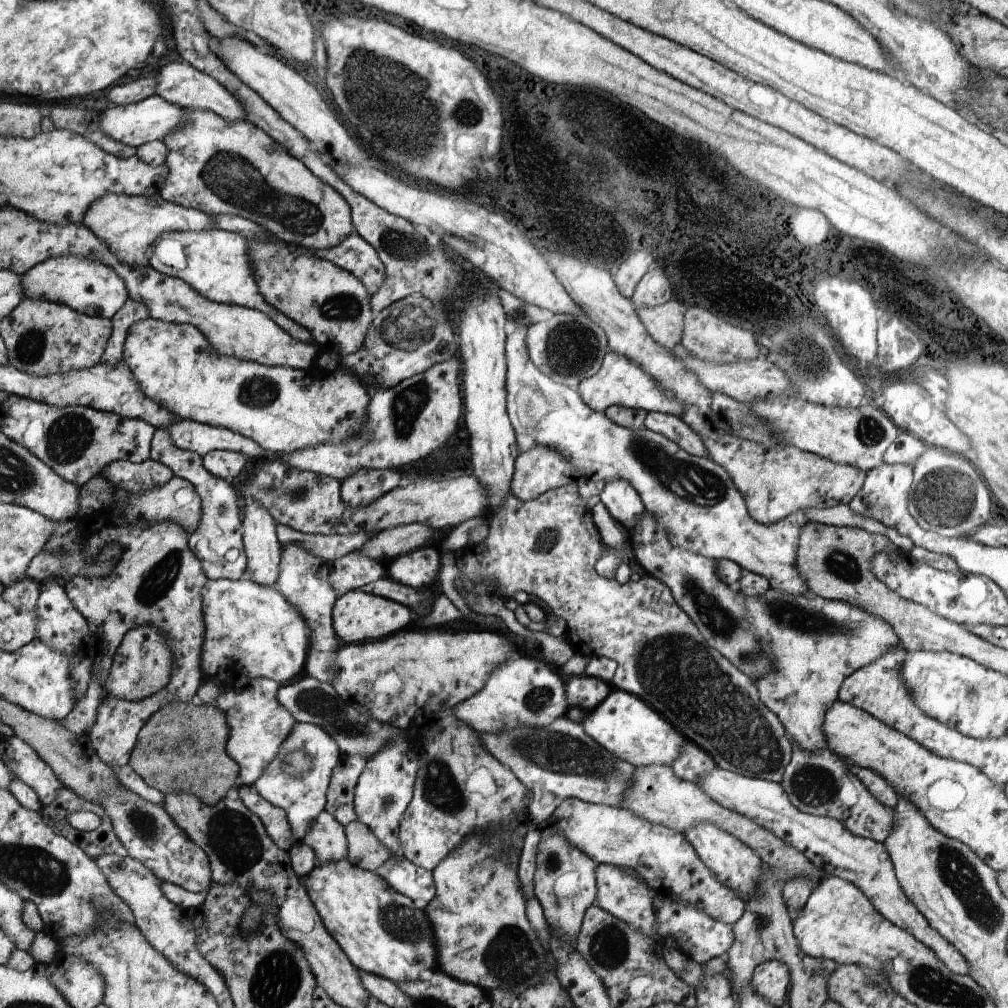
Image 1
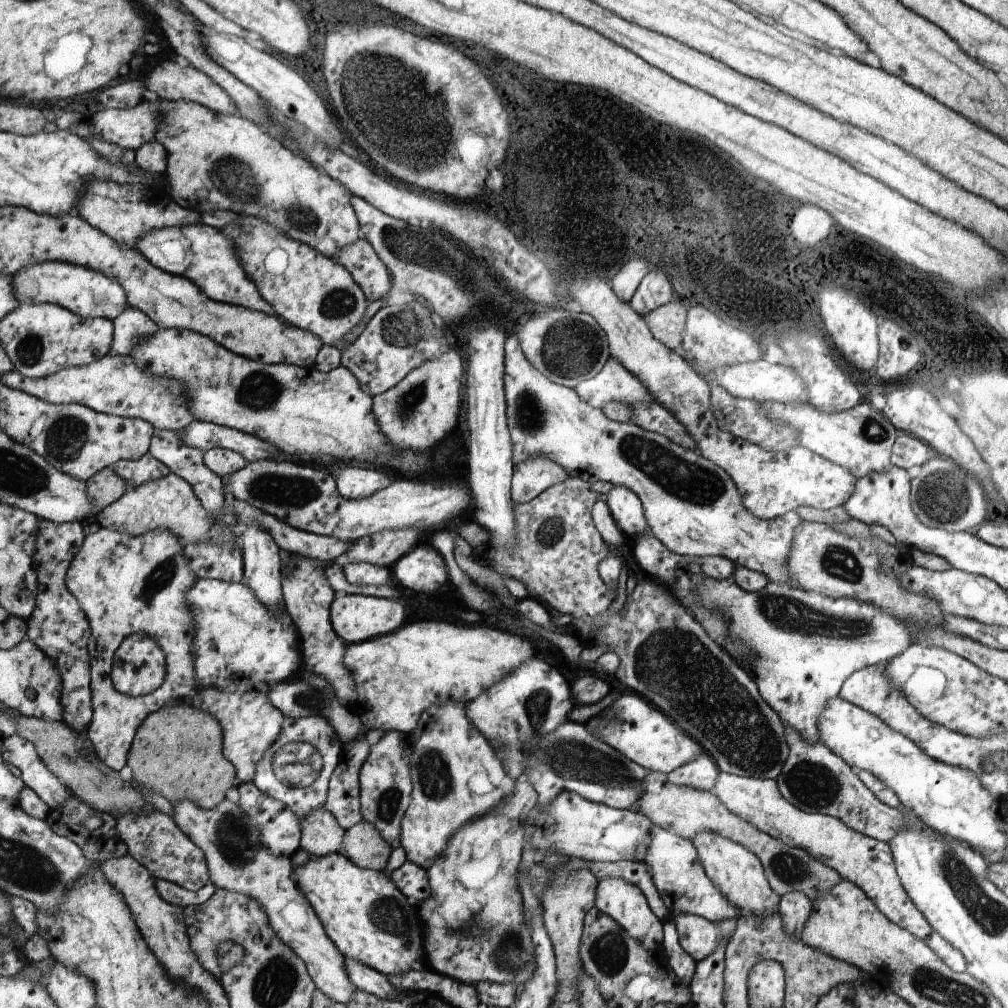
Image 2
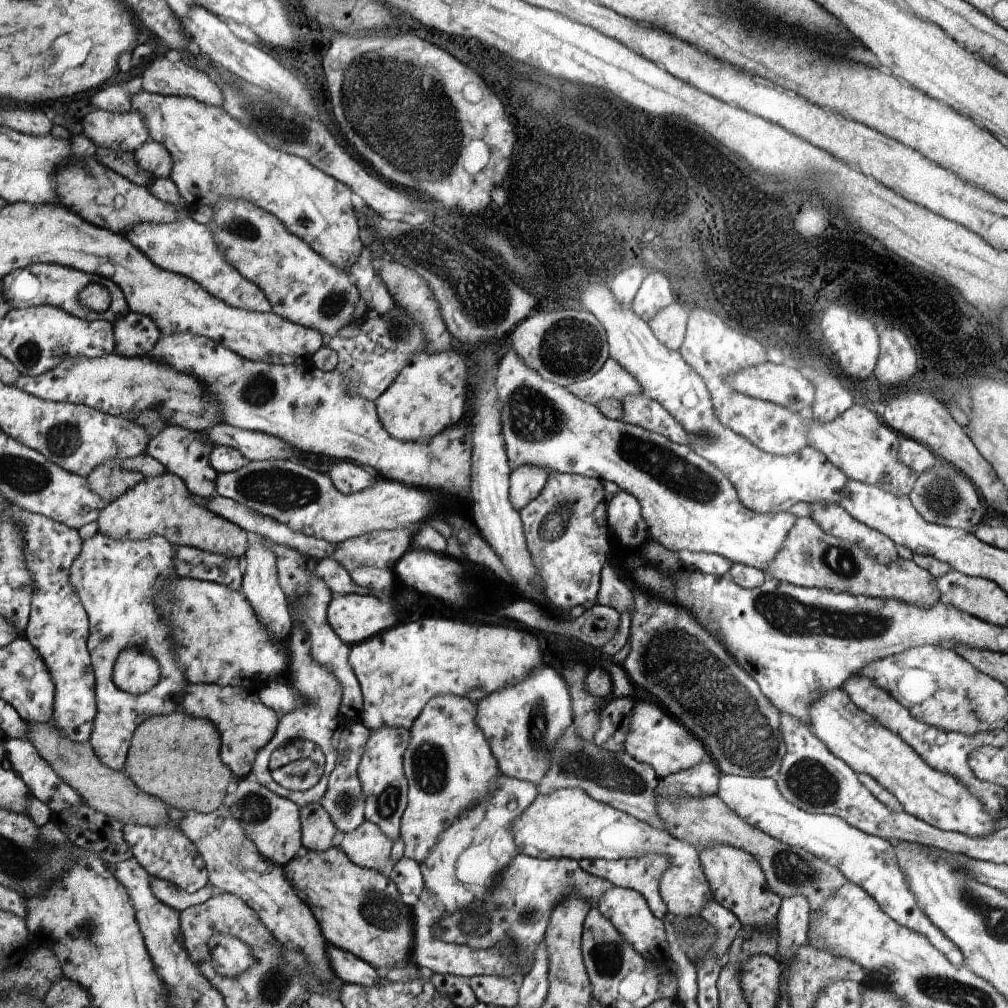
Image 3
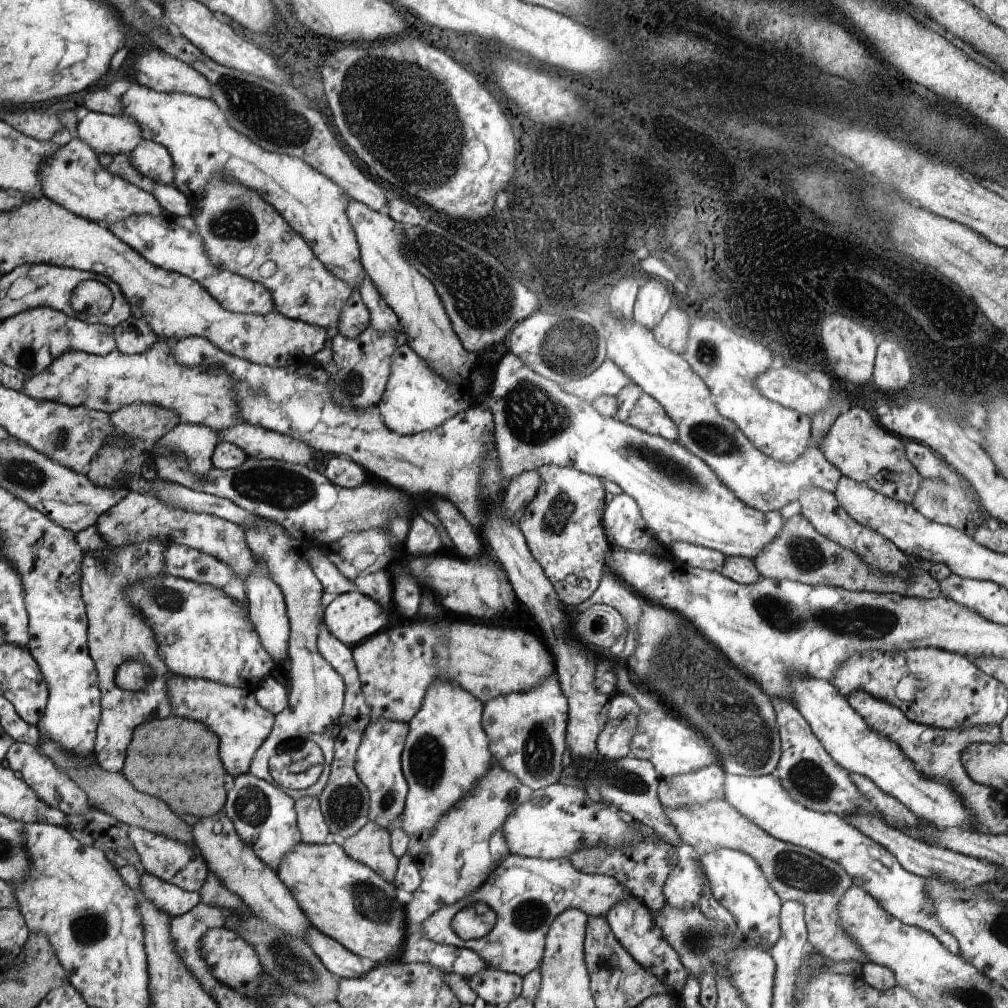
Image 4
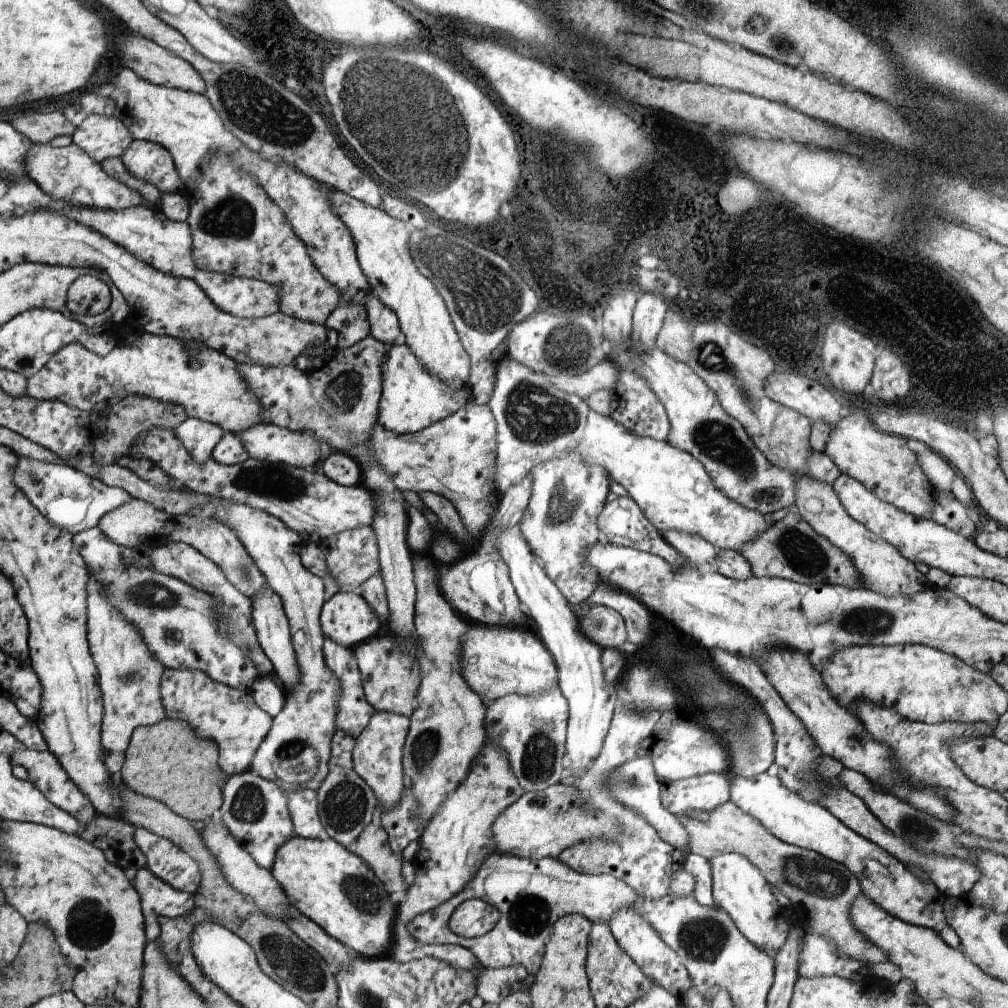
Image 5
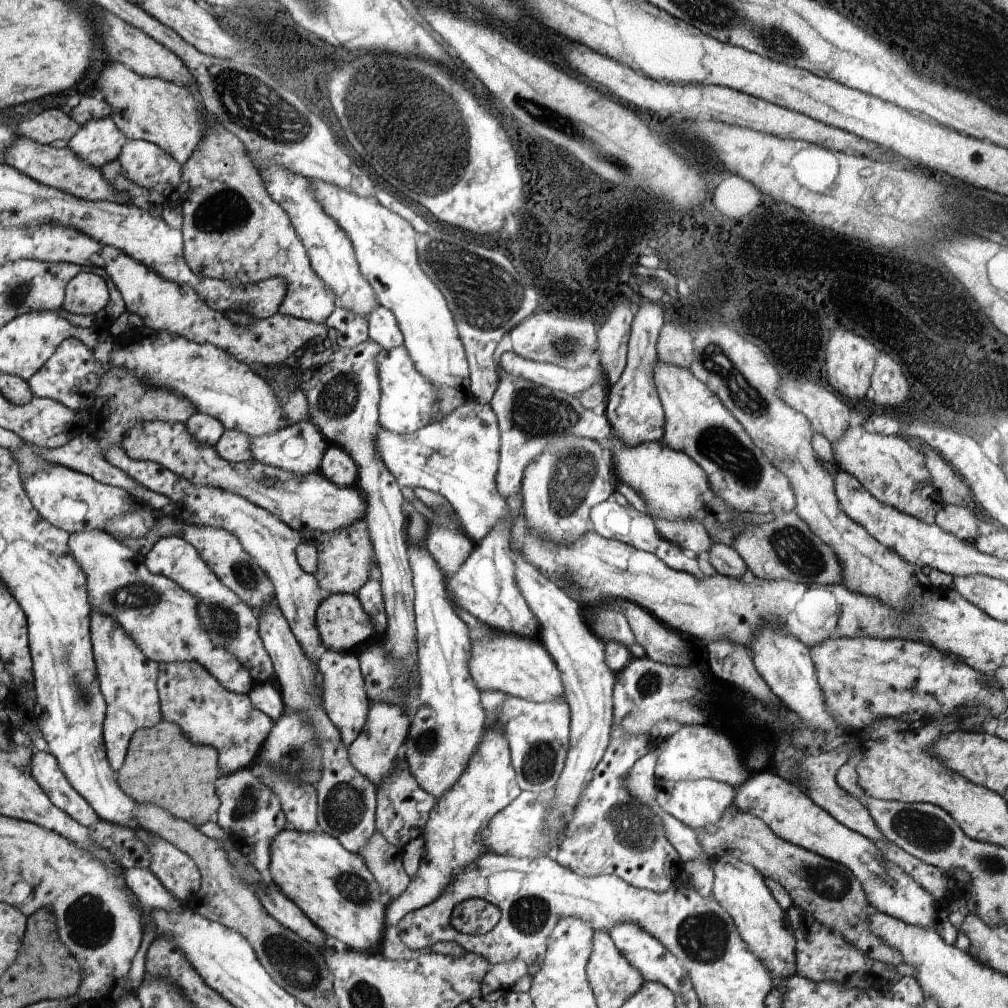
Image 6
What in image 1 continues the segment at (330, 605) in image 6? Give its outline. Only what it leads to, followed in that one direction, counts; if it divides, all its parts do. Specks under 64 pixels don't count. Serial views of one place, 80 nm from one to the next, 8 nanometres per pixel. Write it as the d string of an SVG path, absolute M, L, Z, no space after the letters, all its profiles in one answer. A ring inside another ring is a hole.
M358 589L343 593L335 602L333 630L341 643L361 643L375 641L406 629L409 620L411 614L405 605Z

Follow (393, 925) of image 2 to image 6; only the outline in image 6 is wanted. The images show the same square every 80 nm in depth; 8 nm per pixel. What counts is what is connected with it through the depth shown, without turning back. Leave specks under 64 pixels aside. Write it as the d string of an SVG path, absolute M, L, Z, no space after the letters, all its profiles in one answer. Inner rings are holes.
M286 827L273 836L269 846L270 862L267 874L274 885L312 924L315 924L331 941L342 947L375 953L383 942L386 918L383 904L377 900L381 889L363 864L361 856L347 851L331 835L323 832L299 832Z

